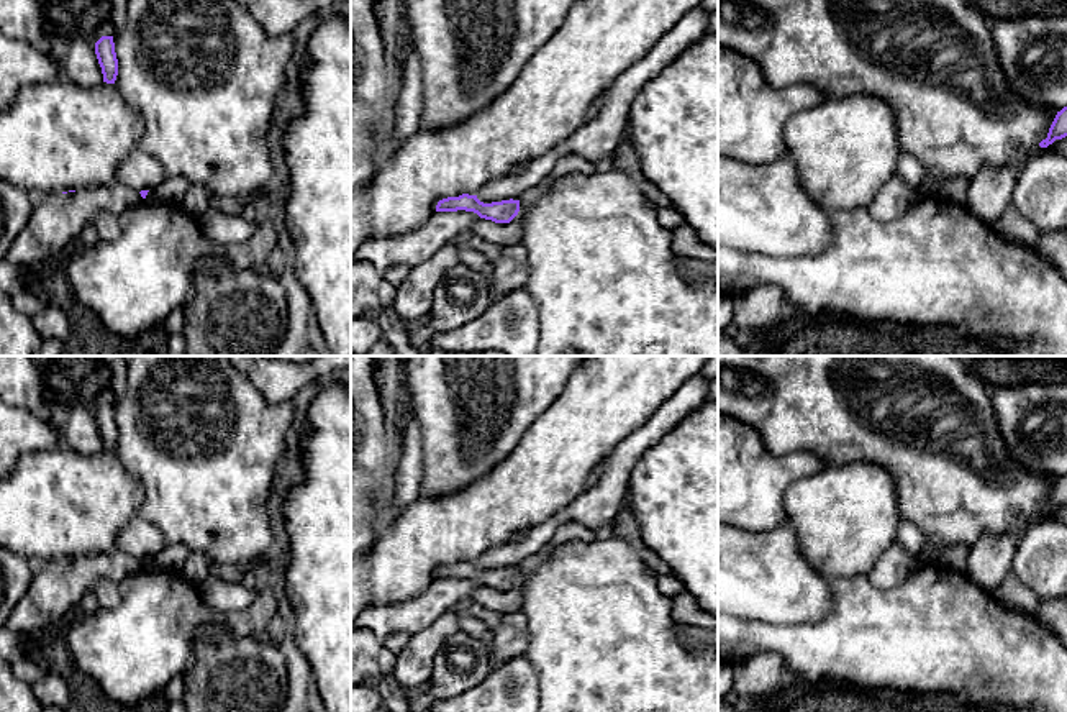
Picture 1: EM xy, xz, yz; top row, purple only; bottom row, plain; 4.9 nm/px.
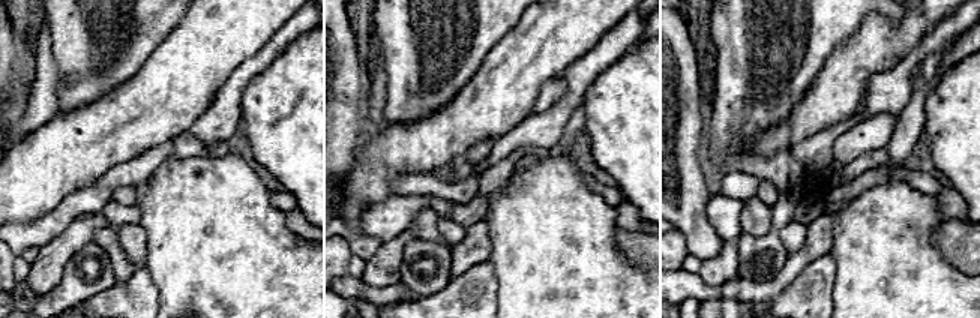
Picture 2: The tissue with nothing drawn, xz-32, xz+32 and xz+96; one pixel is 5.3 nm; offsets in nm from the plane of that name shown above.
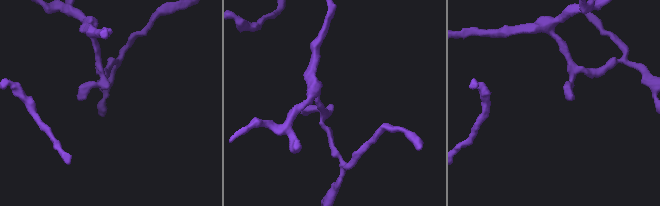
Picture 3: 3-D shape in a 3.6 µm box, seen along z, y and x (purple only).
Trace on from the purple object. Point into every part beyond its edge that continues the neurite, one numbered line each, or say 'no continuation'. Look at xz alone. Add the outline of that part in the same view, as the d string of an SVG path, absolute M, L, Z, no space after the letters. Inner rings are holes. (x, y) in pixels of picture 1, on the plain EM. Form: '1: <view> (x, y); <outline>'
no continuation

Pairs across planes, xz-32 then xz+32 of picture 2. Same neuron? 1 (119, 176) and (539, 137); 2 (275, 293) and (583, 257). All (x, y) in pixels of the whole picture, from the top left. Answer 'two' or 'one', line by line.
1: one
2: one

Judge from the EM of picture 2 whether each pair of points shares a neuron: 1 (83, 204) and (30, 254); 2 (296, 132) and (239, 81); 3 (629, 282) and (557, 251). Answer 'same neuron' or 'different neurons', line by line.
1: different neurons
2: different neurons
3: same neuron

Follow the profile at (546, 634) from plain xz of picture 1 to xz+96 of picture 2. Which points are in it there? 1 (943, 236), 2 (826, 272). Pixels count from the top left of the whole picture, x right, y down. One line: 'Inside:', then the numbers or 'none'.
Inside: none

